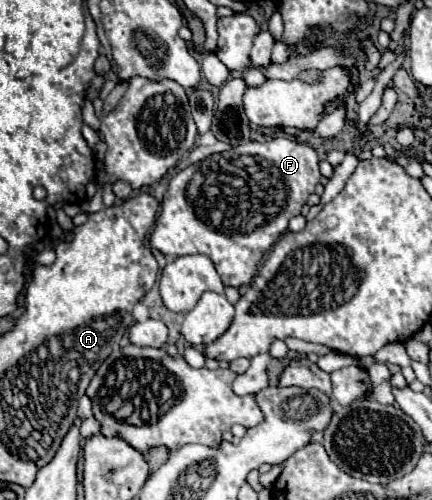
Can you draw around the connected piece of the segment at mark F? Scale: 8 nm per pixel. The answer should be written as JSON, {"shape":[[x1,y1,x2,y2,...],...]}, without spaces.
{"shape":[[274,138,264,144,246,142,230,148,228,152,212,154,206,160,200,160,172,176,168,184,168,198,164,198,162,212,156,218,154,230,150,234,150,246,172,258,204,254,214,262,224,286,238,288,250,284,264,254,286,232,288,220,300,214,300,208,306,204,318,182,320,170,314,148,288,138]]}

